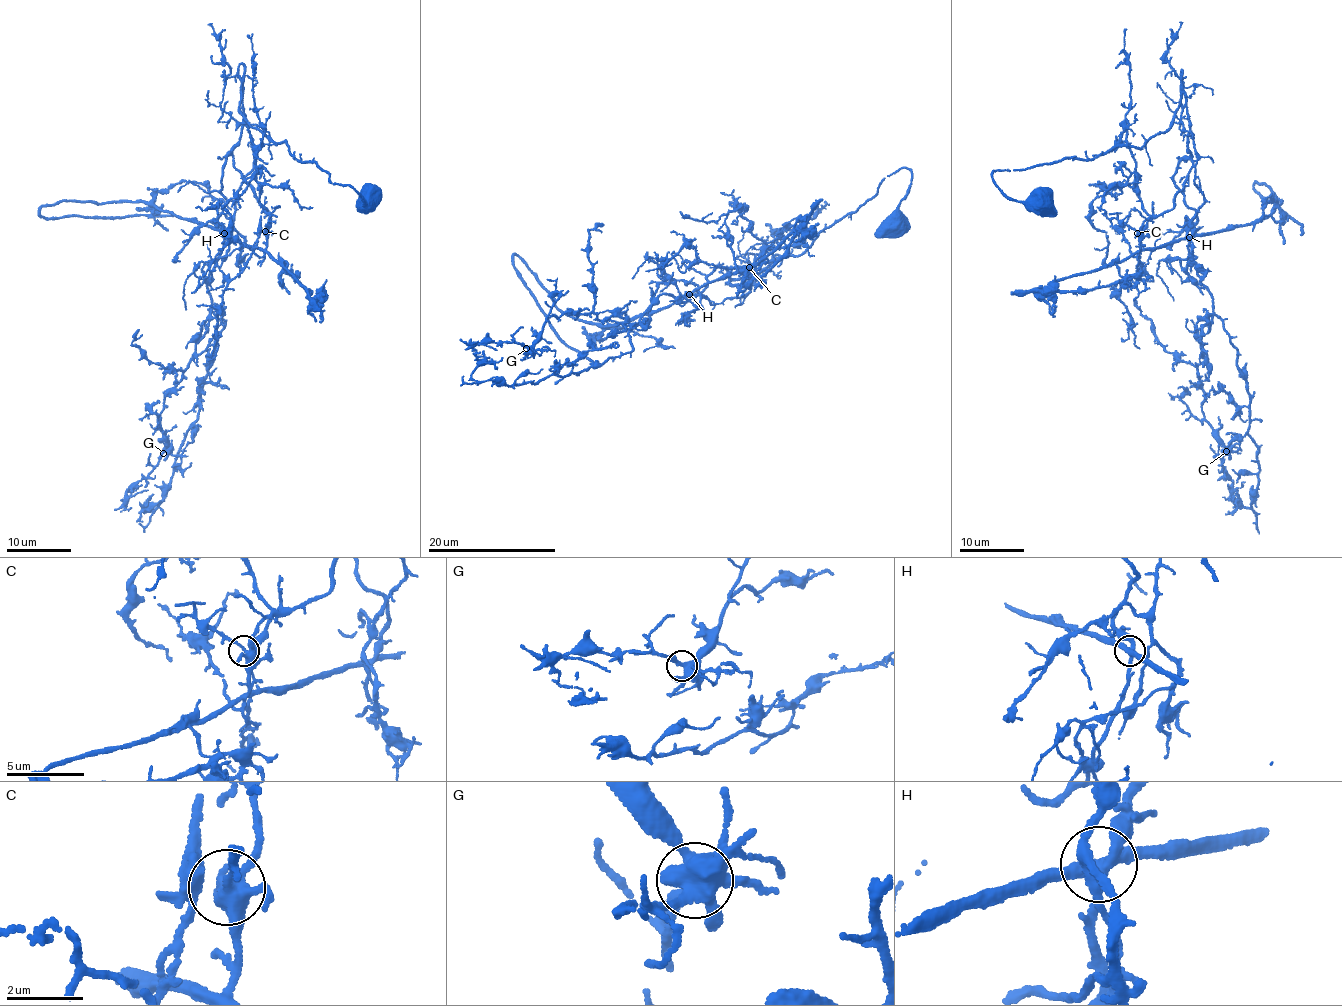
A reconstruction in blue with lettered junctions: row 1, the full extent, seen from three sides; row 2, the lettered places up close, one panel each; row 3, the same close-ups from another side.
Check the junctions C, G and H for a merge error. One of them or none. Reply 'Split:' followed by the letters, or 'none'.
Split: H

